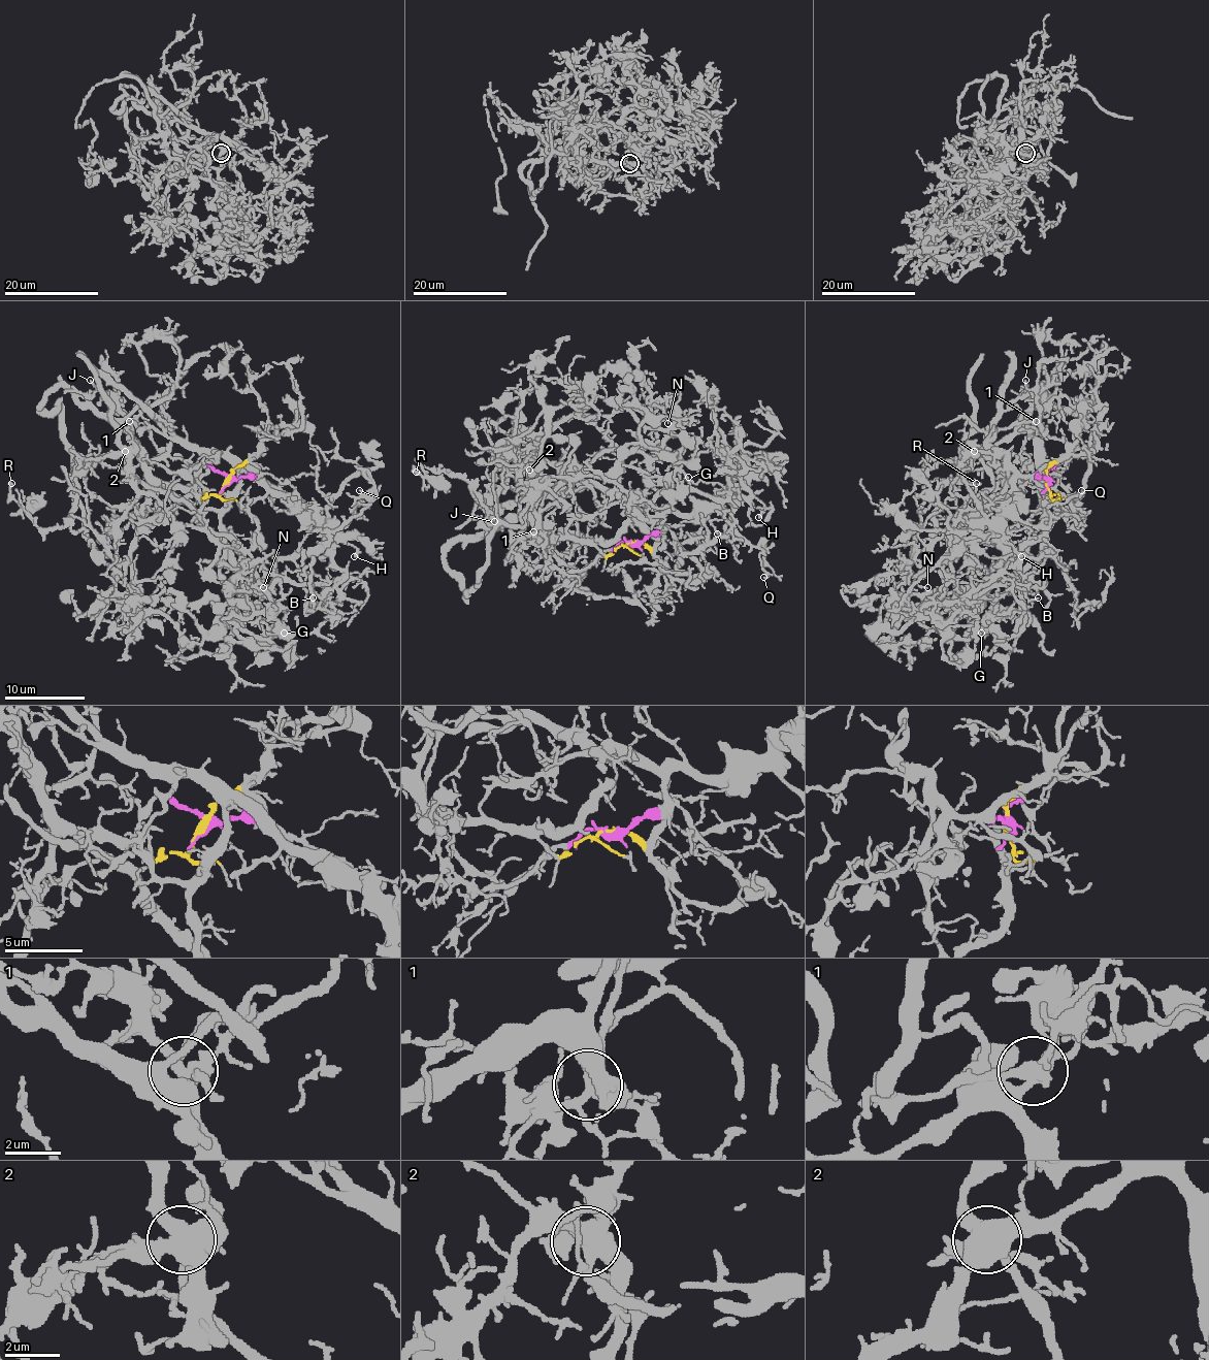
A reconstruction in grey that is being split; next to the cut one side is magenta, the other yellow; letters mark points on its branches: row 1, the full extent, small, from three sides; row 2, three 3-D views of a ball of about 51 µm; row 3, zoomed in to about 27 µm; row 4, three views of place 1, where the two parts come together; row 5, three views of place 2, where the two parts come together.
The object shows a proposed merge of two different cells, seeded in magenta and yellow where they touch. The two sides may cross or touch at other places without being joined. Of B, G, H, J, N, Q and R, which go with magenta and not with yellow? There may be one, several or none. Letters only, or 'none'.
B, G, H, N, Q

